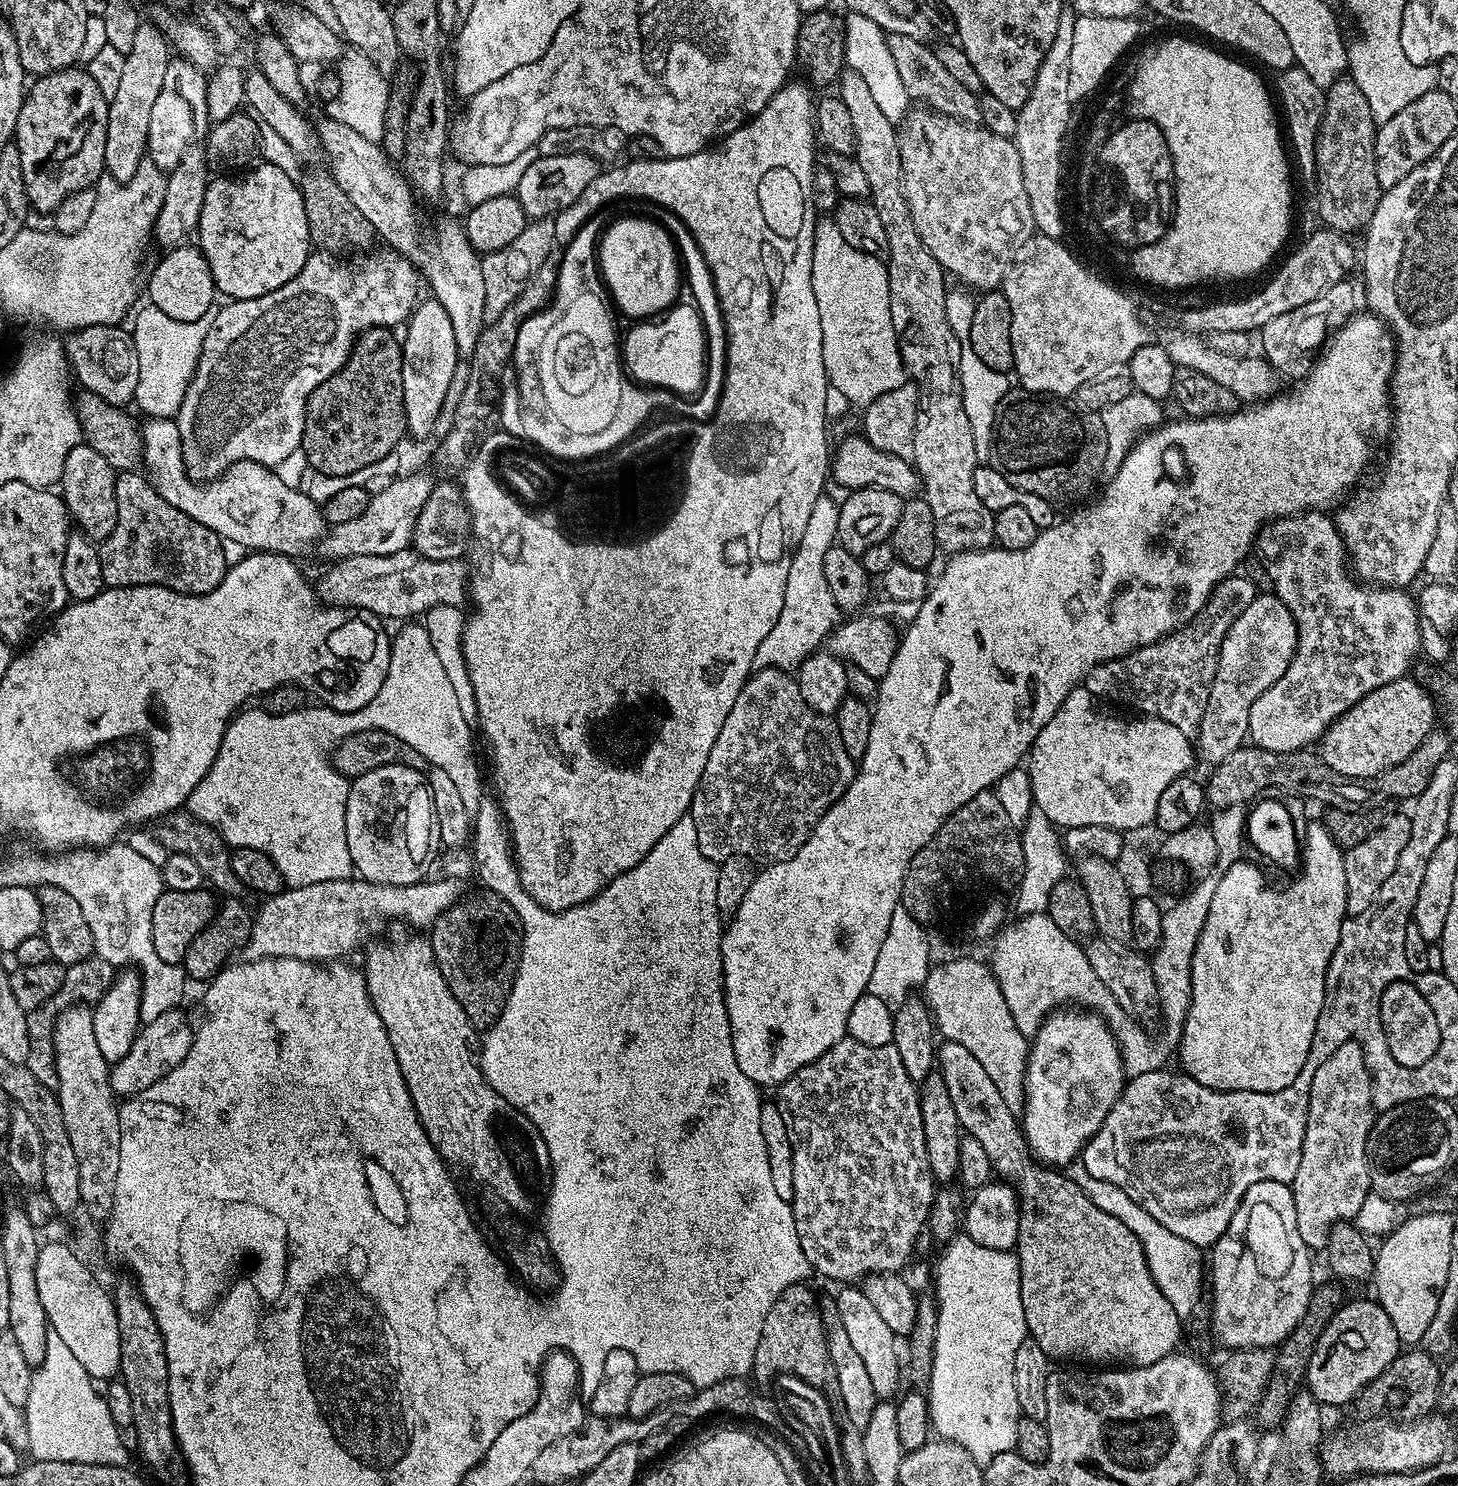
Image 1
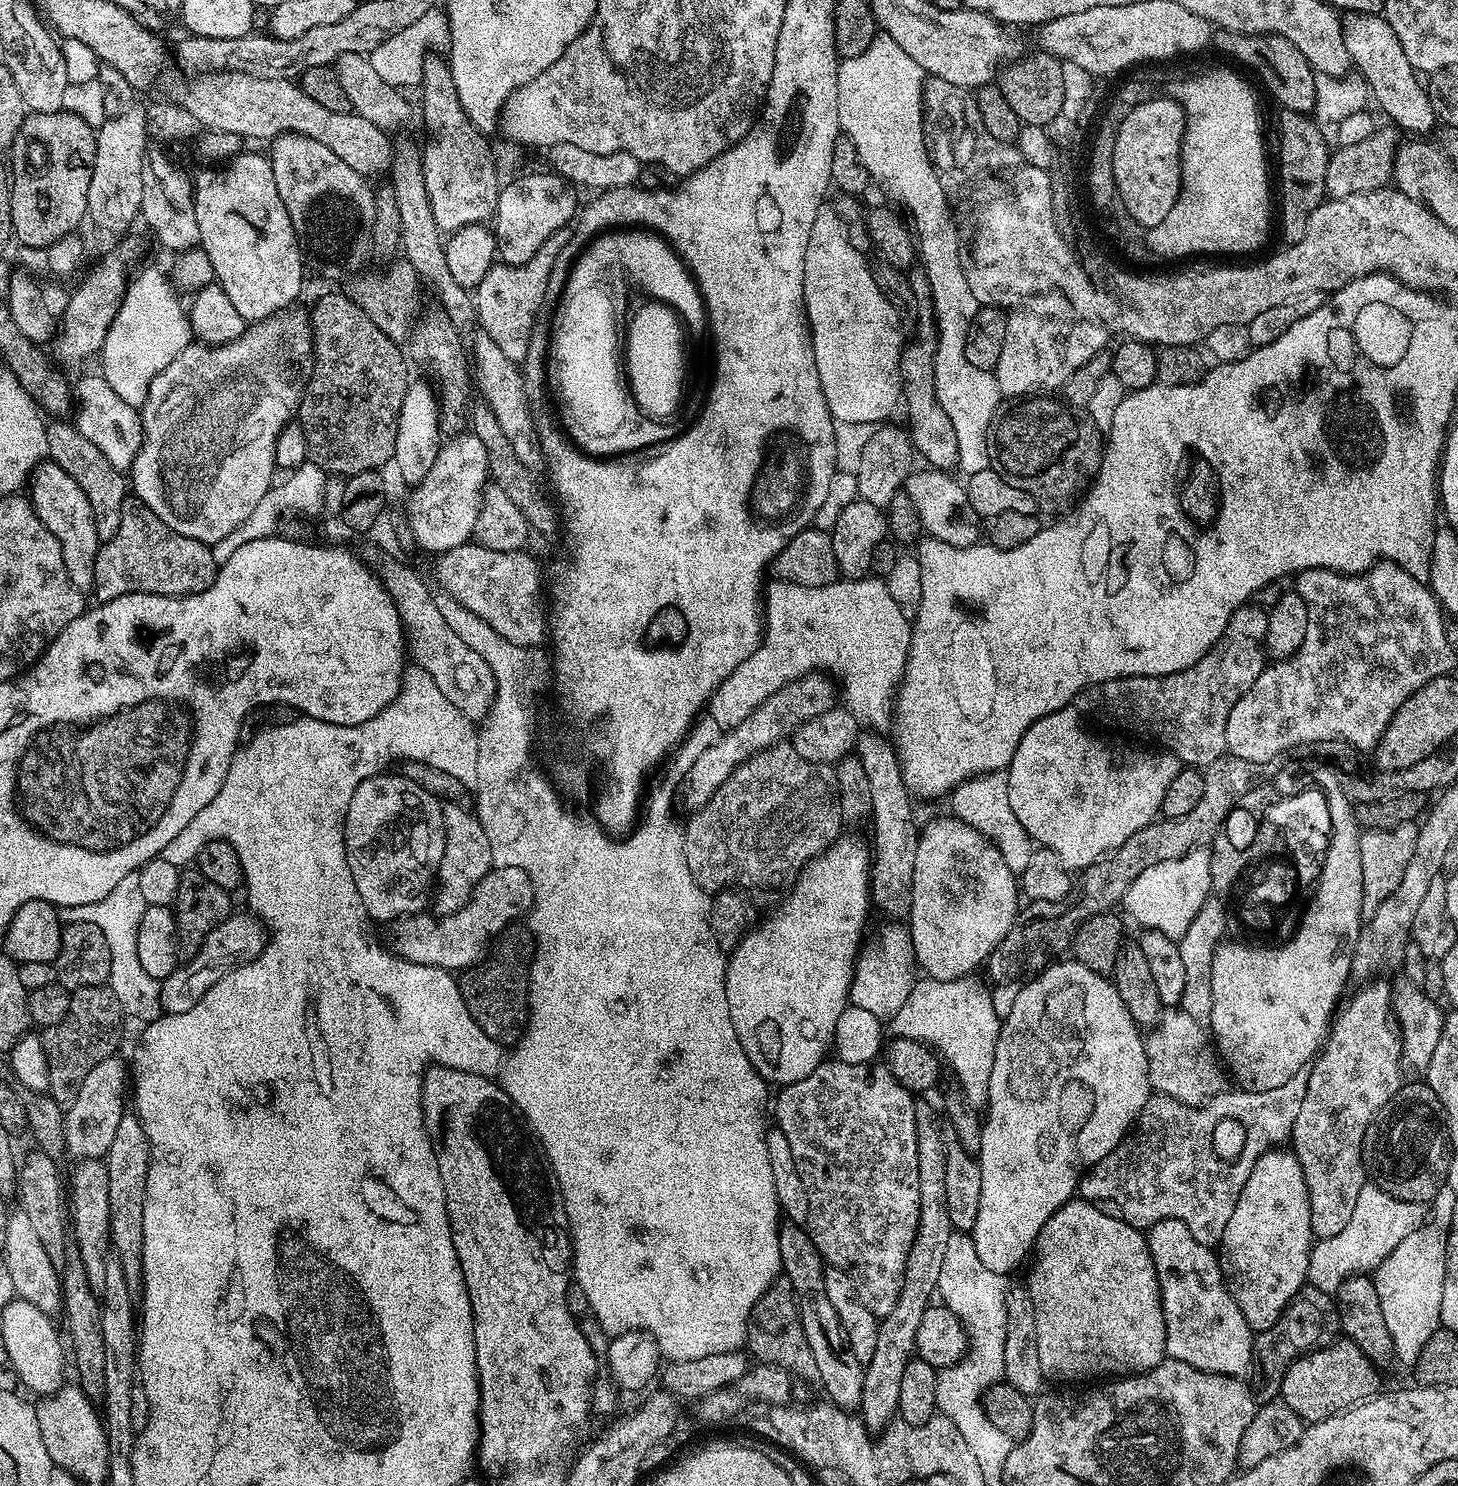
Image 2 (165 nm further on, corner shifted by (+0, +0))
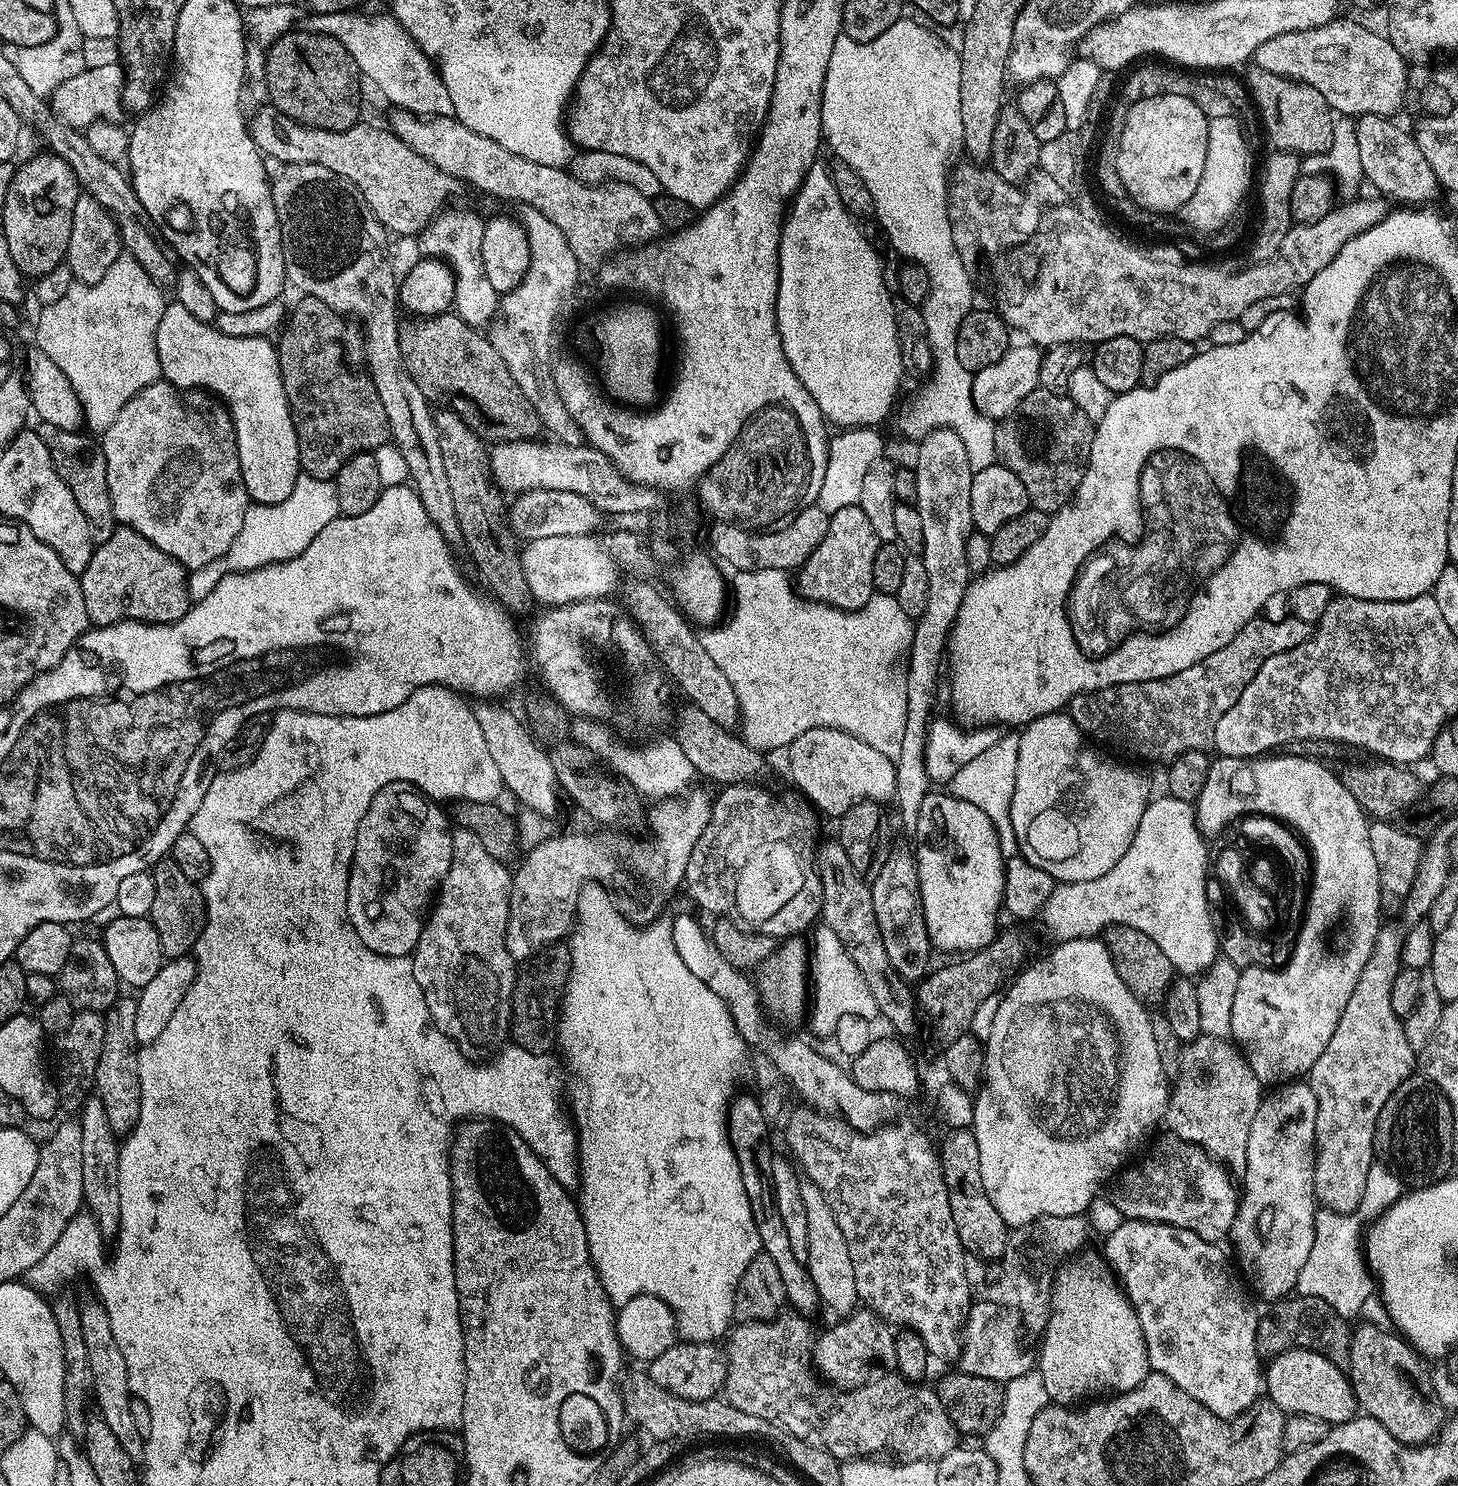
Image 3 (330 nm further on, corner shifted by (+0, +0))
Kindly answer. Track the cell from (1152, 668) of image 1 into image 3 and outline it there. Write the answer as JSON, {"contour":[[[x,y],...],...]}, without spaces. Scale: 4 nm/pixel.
{"contour":[[[1285,614],[1281,620],[1264,619],[1246,622],[1222,650],[1214,650],[1210,658],[1190,666],[1190,670],[1182,670],[1182,674],[1150,682],[1115,684],[1097,692],[1079,692],[1068,704],[1067,715],[1093,741],[1121,748],[1144,760],[1171,762],[1175,756],[1190,750],[1208,752],[1214,745],[1218,718],[1242,698],[1242,690],[1262,670],[1262,662],[1274,658],[1274,654],[1302,646],[1314,631],[1309,621],[1291,614]]]}

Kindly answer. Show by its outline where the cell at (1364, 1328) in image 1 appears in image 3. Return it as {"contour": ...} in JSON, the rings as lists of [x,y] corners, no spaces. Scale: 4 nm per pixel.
{"contour":[[[1295,1348],[1271,1357],[1262,1376],[1267,1399],[1277,1404],[1285,1414],[1314,1414],[1329,1426],[1356,1419],[1358,1405],[1352,1381],[1345,1369],[1334,1366],[1330,1358],[1313,1352],[1311,1348]]]}

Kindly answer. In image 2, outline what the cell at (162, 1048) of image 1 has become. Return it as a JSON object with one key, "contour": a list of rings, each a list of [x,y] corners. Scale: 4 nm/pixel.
{"contour":[[[113,1054],[106,1057],[102,1062],[98,1062],[98,1066],[94,1066],[94,1070],[90,1070],[90,1074],[86,1074],[86,1079],[82,1081],[82,1087],[78,1089],[78,1098],[74,1098],[74,1106],[70,1106],[64,1112],[64,1126],[65,1126],[65,1146],[67,1155],[75,1158],[103,1158],[110,1150],[110,1142],[114,1139],[114,1133],[118,1130],[118,1122],[126,1115],[126,1108],[124,1108],[124,1068],[126,1072],[126,1064],[119,1060],[119,1055]]]}

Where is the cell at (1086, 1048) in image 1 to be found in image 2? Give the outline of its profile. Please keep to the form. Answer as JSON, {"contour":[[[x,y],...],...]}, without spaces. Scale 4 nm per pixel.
{"contour":[[[1064,958],[1035,973],[1028,982],[1028,985],[1025,983],[1021,987],[1008,1016],[1003,1017],[994,1046],[994,1066],[990,1070],[990,1086],[986,1090],[988,1116],[986,1112],[983,1117],[982,1146],[978,1153],[982,1170],[982,1202],[978,1202],[978,1222],[974,1222],[970,1233],[982,1266],[1005,1278],[1011,1277],[1011,1272],[1024,1259],[1024,1263],[1029,1259],[1030,1253],[1036,1247],[1036,1239],[1042,1226],[1046,1226],[1046,1222],[1050,1222],[1056,1211],[1077,1195],[1080,1178],[1085,1175],[1086,1170],[1102,1162],[1102,1158],[1106,1158],[1106,1154],[1110,1154],[1131,1133],[1142,1106],[1146,1106],[1149,1096],[1154,1092],[1152,1083],[1148,1080],[1142,1029],[1134,1022],[1134,1018],[1130,1018],[1130,1010],[1126,1010],[1115,984],[1107,975],[1082,966],[1074,958]]]}

